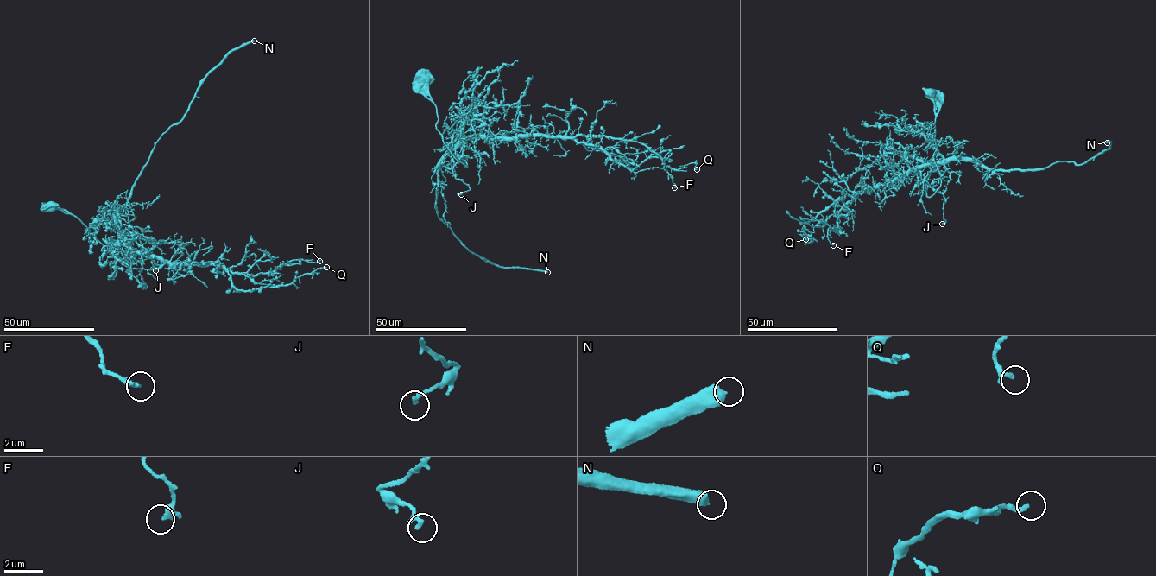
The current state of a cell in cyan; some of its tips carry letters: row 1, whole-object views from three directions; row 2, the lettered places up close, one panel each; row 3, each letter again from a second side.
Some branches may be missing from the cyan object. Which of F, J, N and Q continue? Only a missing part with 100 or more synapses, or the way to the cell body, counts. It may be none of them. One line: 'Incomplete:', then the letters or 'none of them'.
Incomplete: N

